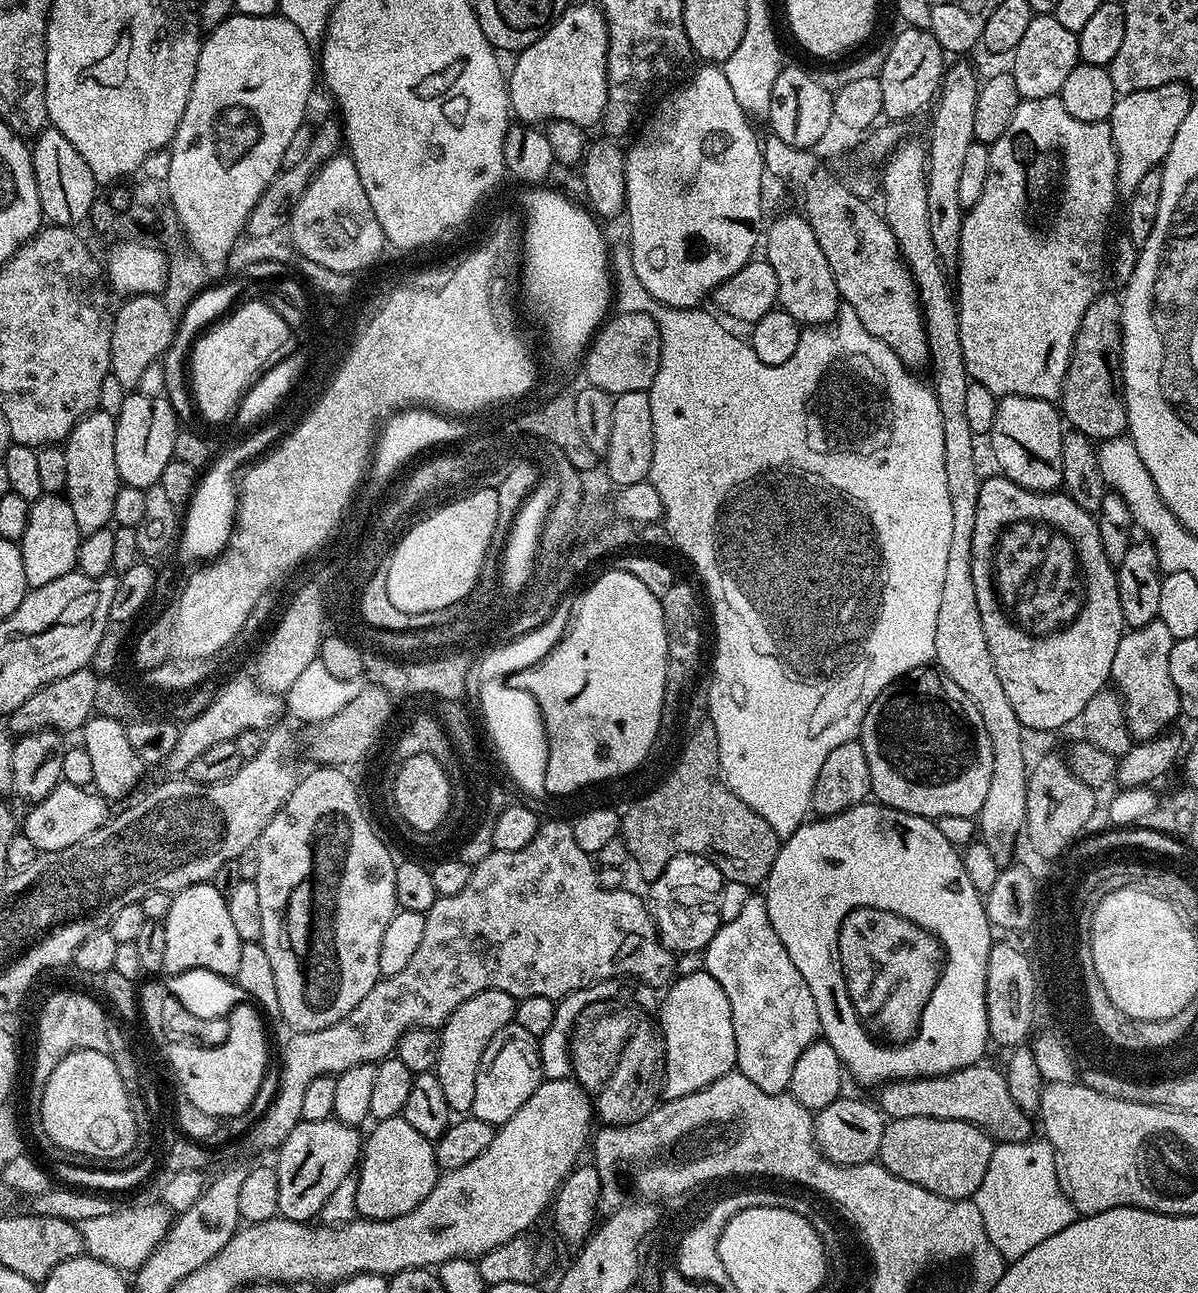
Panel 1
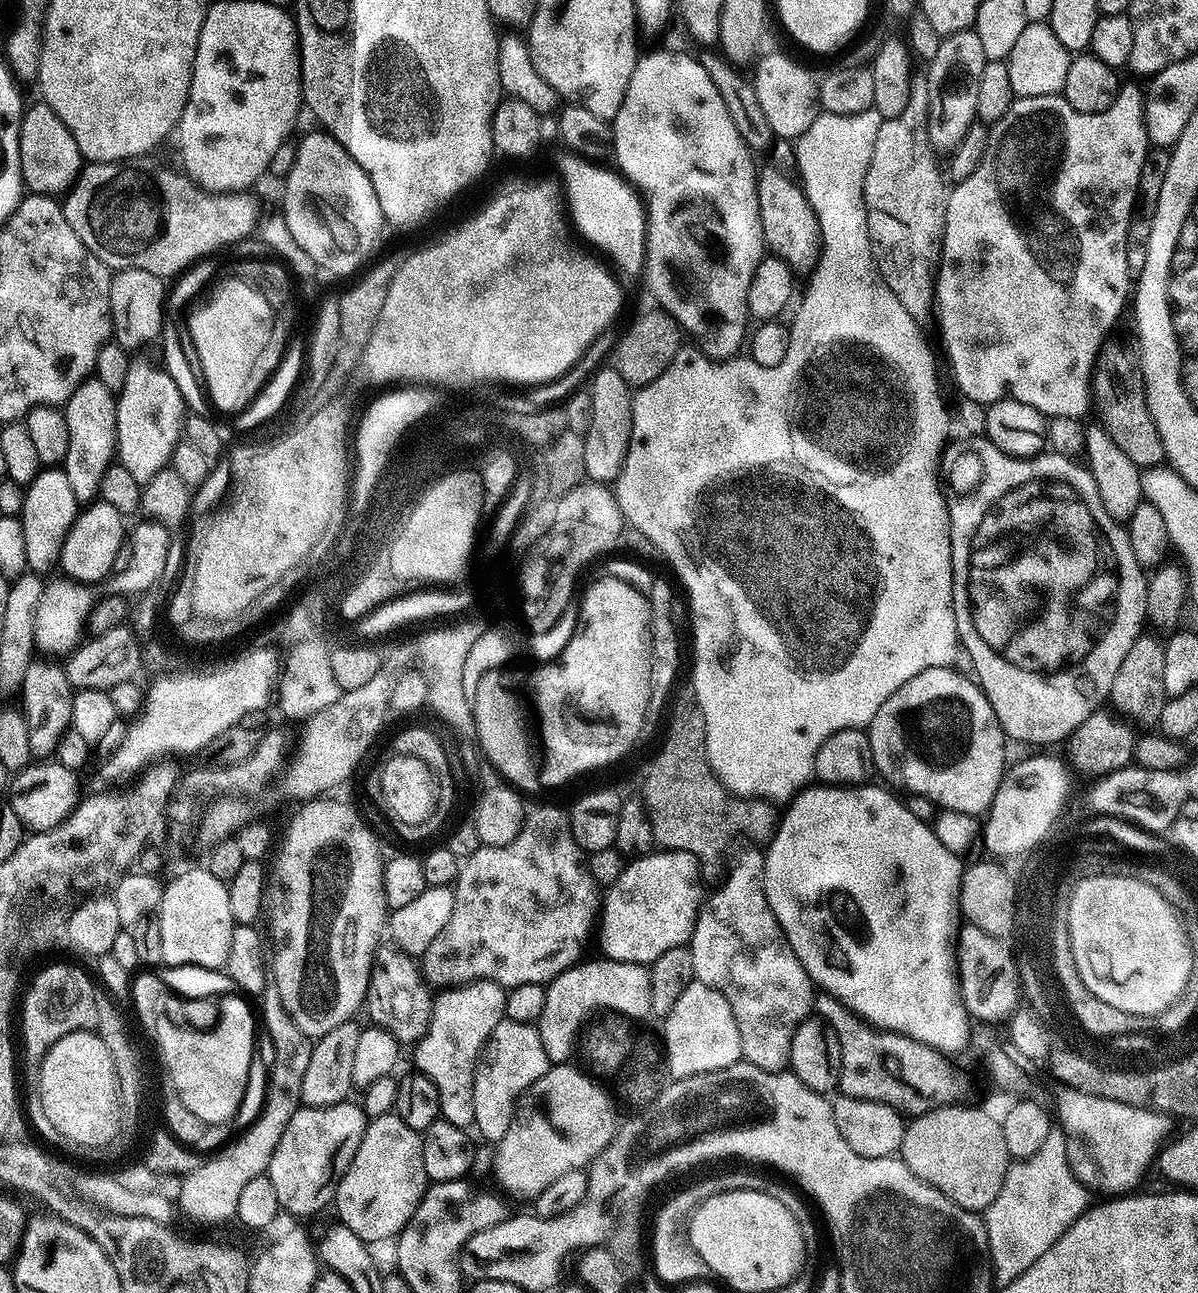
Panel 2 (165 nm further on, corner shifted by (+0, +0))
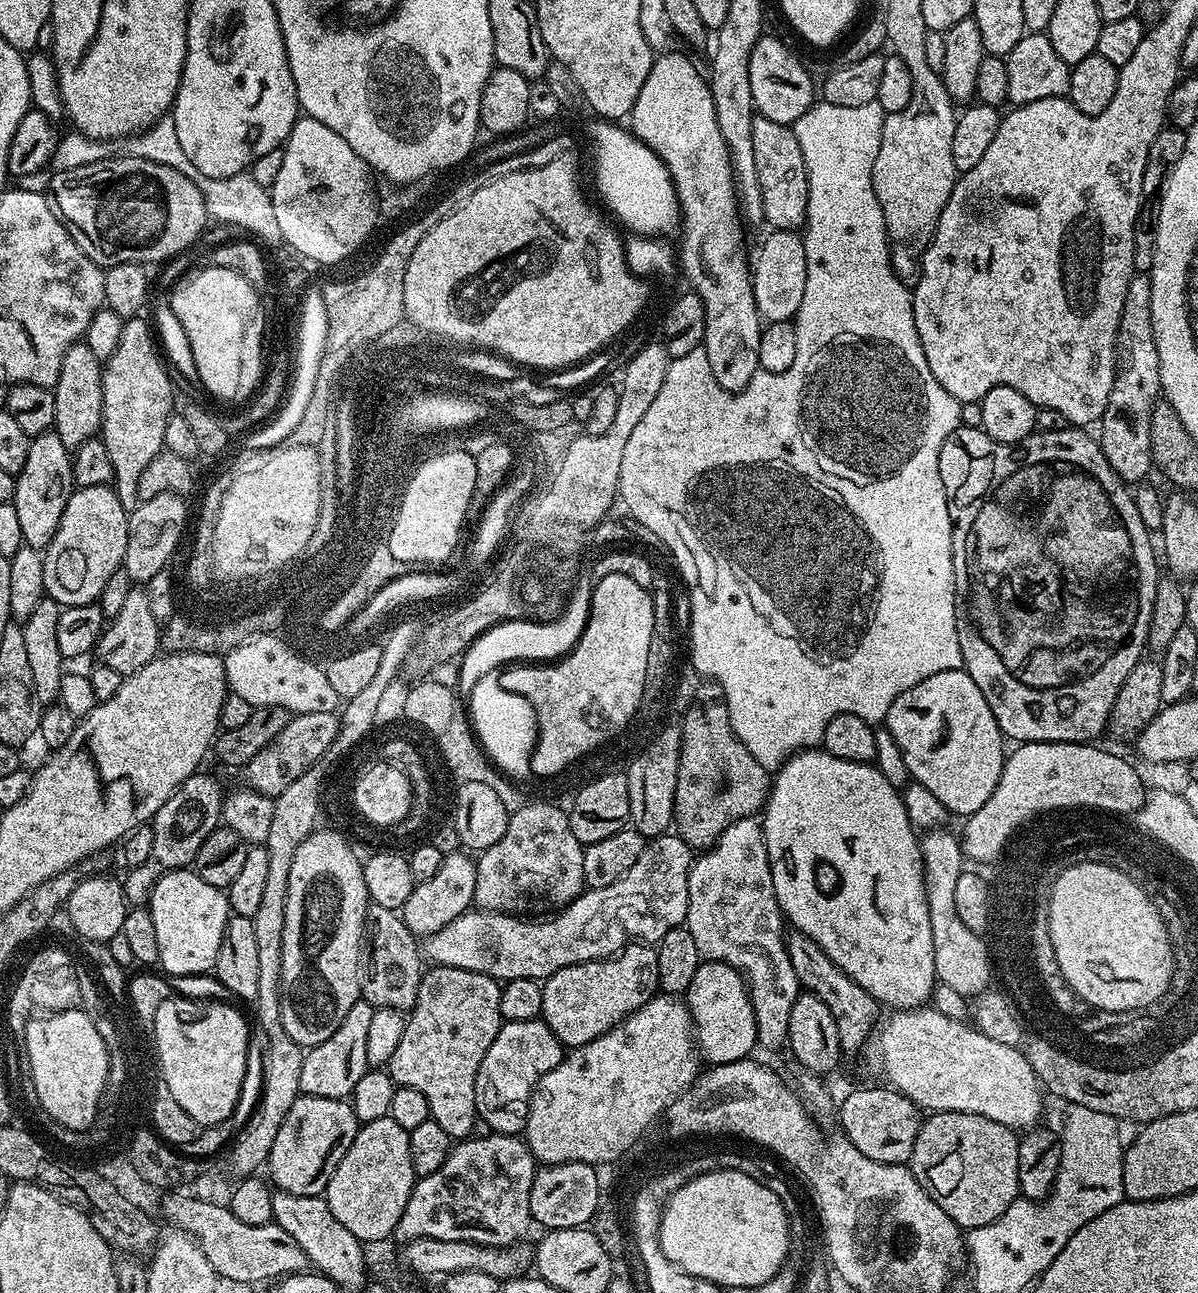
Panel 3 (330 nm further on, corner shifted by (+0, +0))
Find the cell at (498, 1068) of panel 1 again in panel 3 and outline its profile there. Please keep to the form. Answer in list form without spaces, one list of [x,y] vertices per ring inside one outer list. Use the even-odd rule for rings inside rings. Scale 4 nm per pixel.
[[[543,1019],[526,1022],[501,1023],[482,1066],[478,1066],[478,1078],[474,1078],[474,1106],[476,1115],[484,1120],[493,1132],[507,1136],[523,1133],[528,1124],[528,1102],[536,1084],[554,1066],[558,1066],[566,1055],[566,1049],[560,1039],[548,1029]]]

